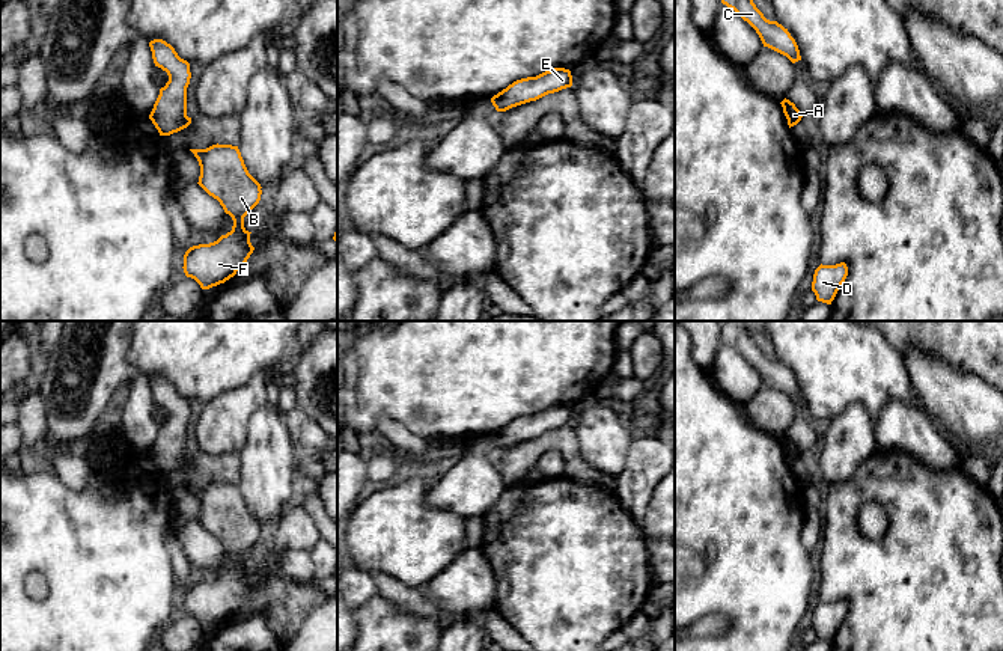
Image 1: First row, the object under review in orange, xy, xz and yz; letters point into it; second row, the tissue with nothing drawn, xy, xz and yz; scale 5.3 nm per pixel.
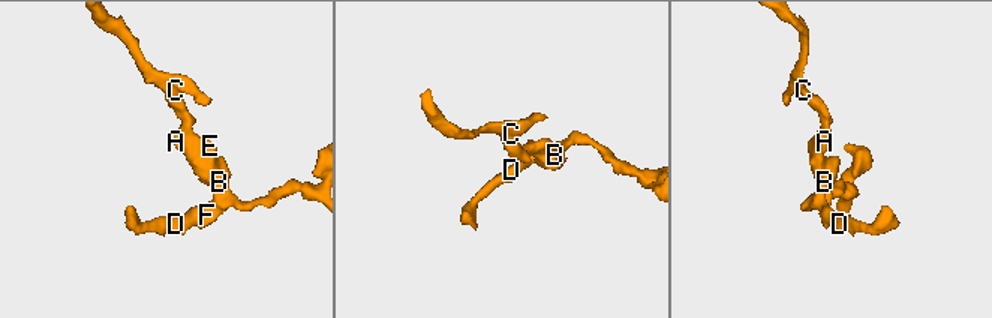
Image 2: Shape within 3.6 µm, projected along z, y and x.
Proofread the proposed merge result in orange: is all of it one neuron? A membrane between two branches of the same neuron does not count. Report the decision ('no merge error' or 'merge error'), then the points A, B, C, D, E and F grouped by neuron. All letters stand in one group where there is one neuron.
no merge error; groups A B C D E F

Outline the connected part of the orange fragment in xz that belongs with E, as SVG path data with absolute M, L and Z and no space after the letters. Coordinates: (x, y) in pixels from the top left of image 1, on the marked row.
M554 68L536 77L514 81L506 89L494 95L491 102L497 112L506 112L512 107L536 101L548 93L554 93L571 86L571 71L565 68Z

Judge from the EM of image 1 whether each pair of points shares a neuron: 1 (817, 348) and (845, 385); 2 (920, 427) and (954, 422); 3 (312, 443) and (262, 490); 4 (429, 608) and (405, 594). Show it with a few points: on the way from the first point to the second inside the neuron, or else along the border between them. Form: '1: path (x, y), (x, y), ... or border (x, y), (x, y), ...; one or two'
1: path (826, 357), (844, 375); one
2: border (920, 404), (963, 449); two
3: border (292, 436), (294, 467), (298, 479); two
4: path (423, 608), (411, 600); one

